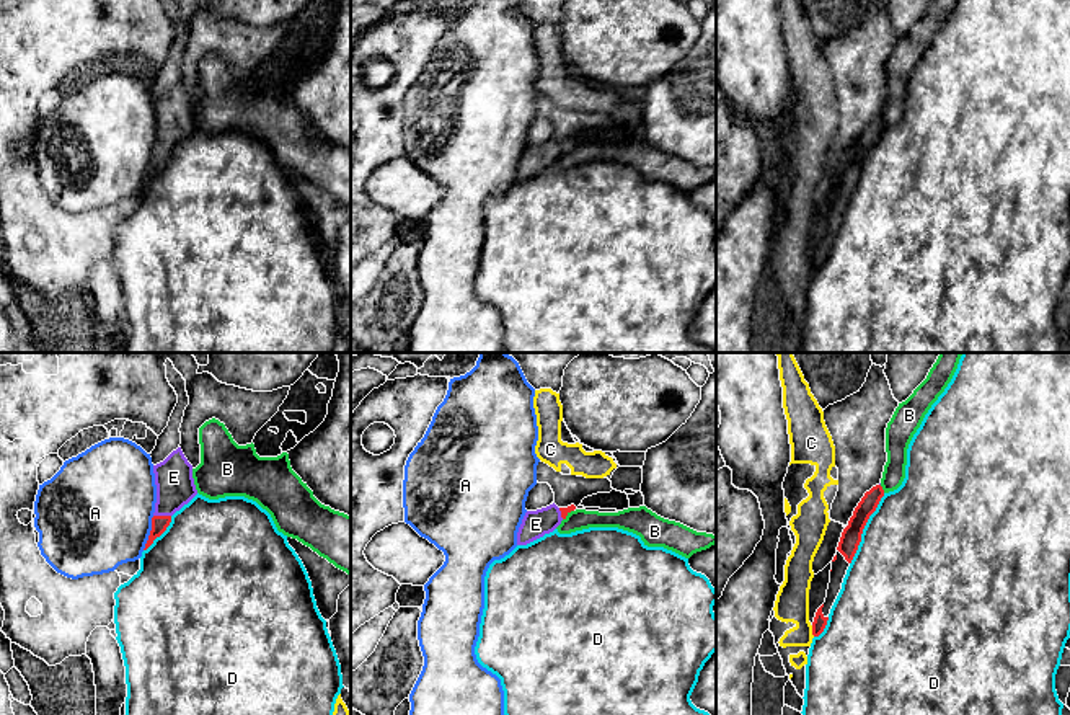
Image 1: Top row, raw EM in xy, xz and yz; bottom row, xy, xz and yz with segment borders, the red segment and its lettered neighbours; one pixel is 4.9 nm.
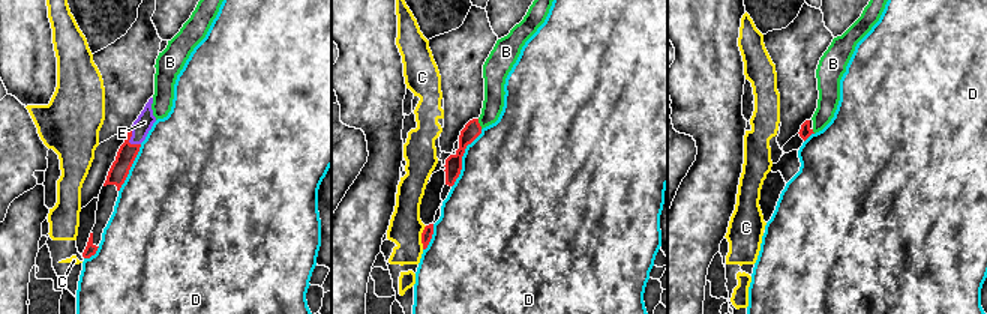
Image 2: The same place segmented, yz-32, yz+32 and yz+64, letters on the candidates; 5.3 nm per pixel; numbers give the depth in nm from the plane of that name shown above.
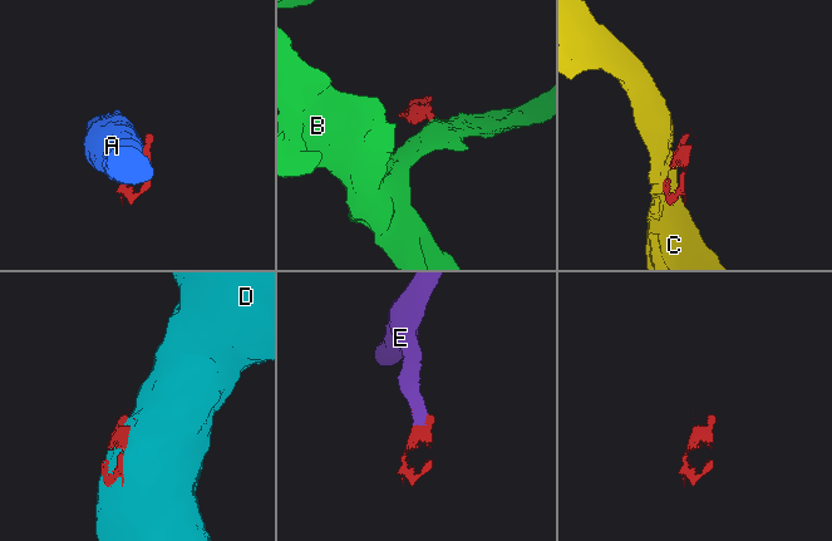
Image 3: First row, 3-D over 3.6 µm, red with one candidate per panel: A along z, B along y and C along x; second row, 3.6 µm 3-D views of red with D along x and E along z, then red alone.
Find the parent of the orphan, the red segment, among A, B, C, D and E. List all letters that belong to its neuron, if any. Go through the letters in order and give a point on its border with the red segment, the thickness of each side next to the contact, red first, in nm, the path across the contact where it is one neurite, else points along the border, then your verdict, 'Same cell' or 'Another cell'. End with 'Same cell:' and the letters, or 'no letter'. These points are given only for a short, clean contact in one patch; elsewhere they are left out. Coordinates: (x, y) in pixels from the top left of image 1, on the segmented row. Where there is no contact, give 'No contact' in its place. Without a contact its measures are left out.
A: Touches red at xy (150, 532). Thickness 80 nm (red) against 480 nm. Another cell
B: Touches red at yz (881, 488). Thickness 90 nm (red) against 120 nm. Boundary: yz (879, 485), (884, 492). Another cell
C: Touches red at yz (813, 630). Thickness 70 nm (red) against 170 nm. Boundary: yz (811, 626), (814, 635). Another cell
D: Touches red at yz (863, 528). Thickness 100 nm (red) against 500 nm. Another cell
E: Touches red at xy (162, 516). Thickness 80 nm (red) against 190 nm. Path across: xy (159, 523), (162, 516), (173, 492), (173, 477). Same cell
Same cell: E

